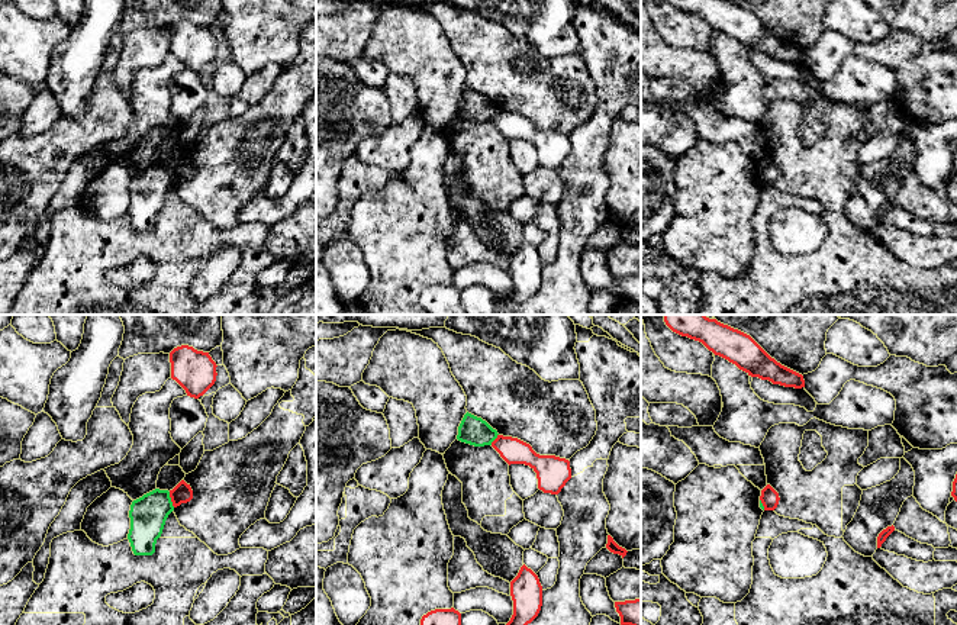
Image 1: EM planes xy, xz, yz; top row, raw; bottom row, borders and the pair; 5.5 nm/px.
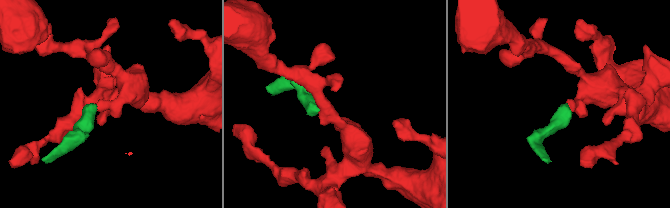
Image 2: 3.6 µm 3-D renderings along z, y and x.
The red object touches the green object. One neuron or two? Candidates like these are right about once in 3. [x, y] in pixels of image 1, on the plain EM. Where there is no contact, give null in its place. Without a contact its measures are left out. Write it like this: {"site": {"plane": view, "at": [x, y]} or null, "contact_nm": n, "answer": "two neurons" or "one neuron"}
{"site": {"plane": "xy", "at": [171, 174]}, "contact_nm": 90, "answer": "two neurons"}

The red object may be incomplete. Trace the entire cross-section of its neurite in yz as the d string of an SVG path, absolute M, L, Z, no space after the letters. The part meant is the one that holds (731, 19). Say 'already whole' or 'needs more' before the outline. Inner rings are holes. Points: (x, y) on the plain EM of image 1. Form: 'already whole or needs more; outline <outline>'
already whole; outline M667 0L673 7L702 17L715 30L751 52L784 62L805 62L803 51L771 33L750 10L728 0Z

